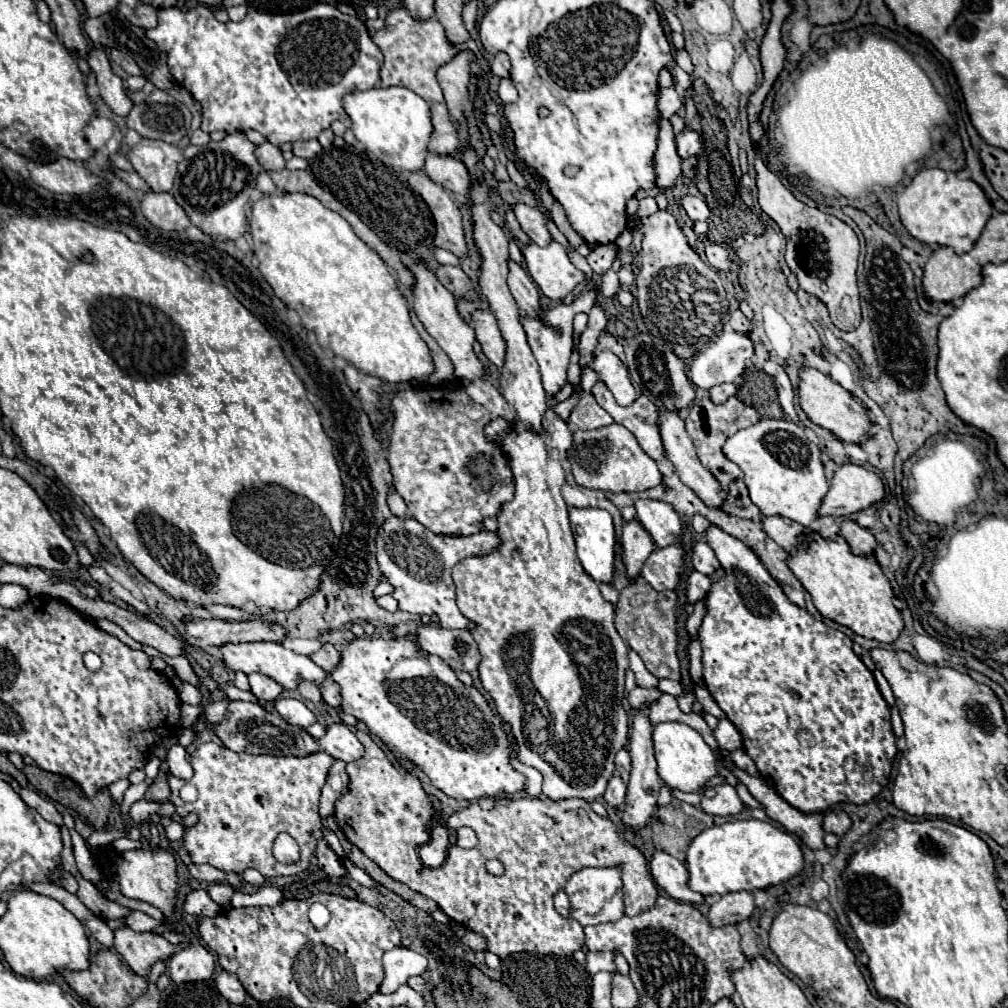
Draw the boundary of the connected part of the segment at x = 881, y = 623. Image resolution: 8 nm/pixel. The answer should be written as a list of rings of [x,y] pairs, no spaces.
[[[819,538],[819,542],[811,540],[809,548],[799,548],[791,556],[789,568],[799,578],[803,588],[811,594],[813,604],[823,618],[843,624],[855,634],[873,638],[877,642],[895,642],[905,628],[901,612],[893,606],[893,588],[881,566],[873,558],[851,554],[845,538]]]

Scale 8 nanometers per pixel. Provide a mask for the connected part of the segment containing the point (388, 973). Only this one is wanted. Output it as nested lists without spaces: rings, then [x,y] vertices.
[[[397,946],[383,954],[383,968],[385,968],[385,980],[383,980],[379,992],[391,994],[401,984],[405,984],[409,976],[423,974],[427,968],[427,958],[415,950]]]

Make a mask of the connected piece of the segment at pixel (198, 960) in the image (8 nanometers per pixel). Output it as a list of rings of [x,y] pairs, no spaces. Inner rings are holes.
[[[191,944],[189,948],[175,952],[167,966],[169,976],[177,984],[207,980],[215,970],[215,956],[203,944]]]

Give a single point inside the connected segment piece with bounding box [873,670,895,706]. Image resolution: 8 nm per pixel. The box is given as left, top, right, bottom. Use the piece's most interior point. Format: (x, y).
(881, 682)

